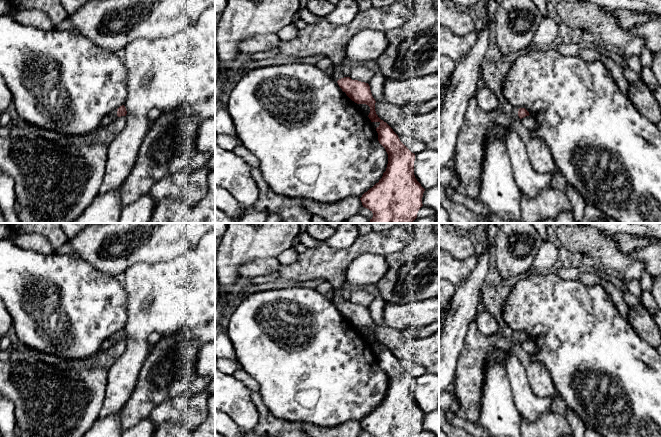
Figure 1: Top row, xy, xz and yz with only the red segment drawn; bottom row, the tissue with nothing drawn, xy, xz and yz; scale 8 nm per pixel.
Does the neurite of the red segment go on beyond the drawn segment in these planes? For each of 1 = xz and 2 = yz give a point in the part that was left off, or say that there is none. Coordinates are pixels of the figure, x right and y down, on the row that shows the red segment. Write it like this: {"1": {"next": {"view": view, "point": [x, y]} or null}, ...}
{"1": {"next": {"view": "xz", "point": [322, 39]}}, "2": {"next": {"view": "yz", "point": [469, 153]}}}

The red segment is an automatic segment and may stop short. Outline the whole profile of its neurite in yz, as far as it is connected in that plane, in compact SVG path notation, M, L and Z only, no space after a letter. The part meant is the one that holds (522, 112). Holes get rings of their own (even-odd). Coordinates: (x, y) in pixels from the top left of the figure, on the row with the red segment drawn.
M475 95L470 100L454 154L454 168L468 197L476 200L479 197L484 145L489 130L494 126L500 126L507 134L517 118L522 119L529 115L525 108L514 108L510 114L500 108L487 112L478 106Z

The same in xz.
M397 2L384 7L372 7L366 11L359 11L356 17L346 25L334 25L325 17L321 17L317 23L307 24L298 31L297 37L288 42L280 41L277 45L278 53L294 58L310 56L327 57L332 62L331 71L334 79L343 92L355 103L366 104L370 107L368 115L371 122L379 122L376 128L378 141L388 154L388 164L382 178L360 198L363 207L373 213L370 223L413 223L417 218L419 209L423 206L422 197L425 189L417 181L414 175L415 154L412 153L399 139L393 129L381 120L375 111L375 99L372 96L368 83L352 80L346 77L341 67L346 63L345 48L349 40L358 32L366 29L379 30L384 33L400 27L411 17L411 9L404 2Z

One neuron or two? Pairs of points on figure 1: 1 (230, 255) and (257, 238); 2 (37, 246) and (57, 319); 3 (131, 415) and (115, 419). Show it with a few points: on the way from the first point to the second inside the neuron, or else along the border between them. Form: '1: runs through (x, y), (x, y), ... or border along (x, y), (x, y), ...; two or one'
1: runs through (237, 248), (247, 238), (250, 238); one
2: border along (17, 245), (46, 254), (54, 252); two
3: border along (123, 408), (120, 426); two

